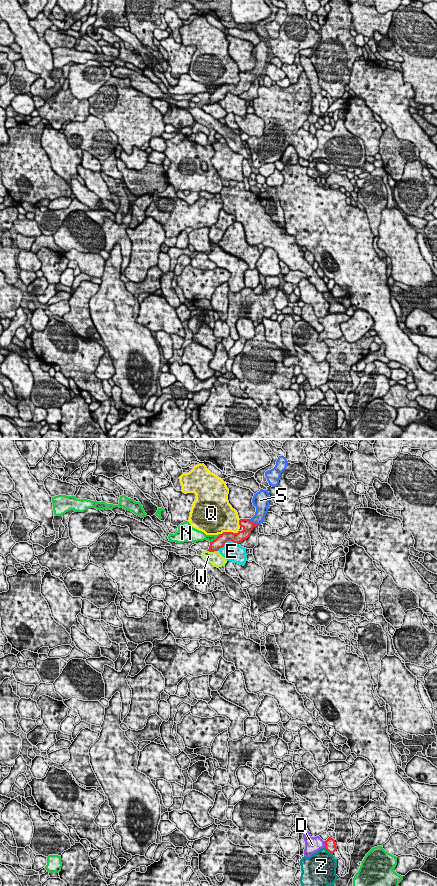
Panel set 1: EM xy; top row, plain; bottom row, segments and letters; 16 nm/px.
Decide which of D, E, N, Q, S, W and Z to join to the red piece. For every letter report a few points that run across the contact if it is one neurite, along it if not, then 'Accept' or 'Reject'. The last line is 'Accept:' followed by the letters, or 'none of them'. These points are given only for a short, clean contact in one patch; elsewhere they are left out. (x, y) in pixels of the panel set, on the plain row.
D: Reject
E: Reject
N: Reject
Q: Reject
S: Line: xy (247, 77), (255, 75), (261, 61). Accept
W: Reject
Z: Reject
Accept: S

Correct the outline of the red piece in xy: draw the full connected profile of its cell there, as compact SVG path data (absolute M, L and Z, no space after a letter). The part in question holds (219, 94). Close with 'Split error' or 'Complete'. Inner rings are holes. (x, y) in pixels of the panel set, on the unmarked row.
M260 41L259 44L254 46L252 55L256 59L255 67L251 71L240 71L239 77L243 80L242 83L237 85L223 84L215 92L210 94L209 101L207 103L214 104L224 99L227 93L232 93L239 96L243 92L247 91L254 79L260 78L268 64L269 59L269 44L267 42Z. Split error

